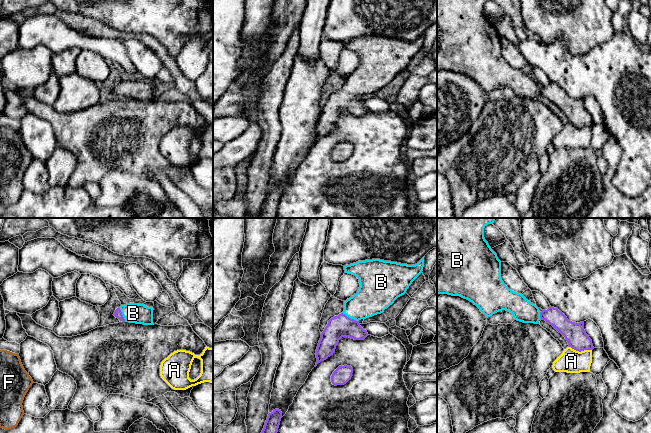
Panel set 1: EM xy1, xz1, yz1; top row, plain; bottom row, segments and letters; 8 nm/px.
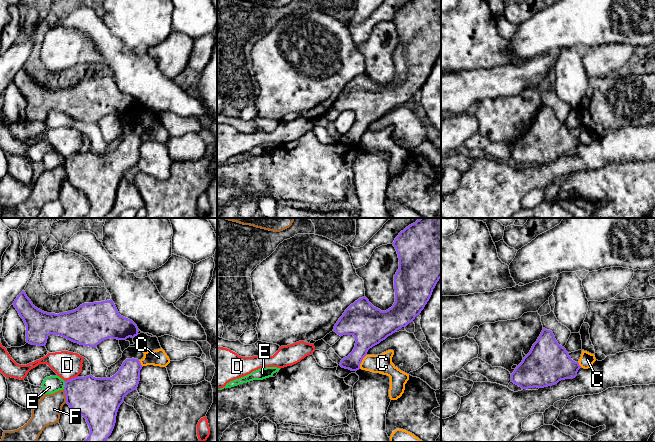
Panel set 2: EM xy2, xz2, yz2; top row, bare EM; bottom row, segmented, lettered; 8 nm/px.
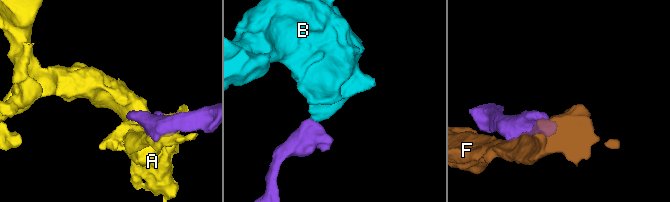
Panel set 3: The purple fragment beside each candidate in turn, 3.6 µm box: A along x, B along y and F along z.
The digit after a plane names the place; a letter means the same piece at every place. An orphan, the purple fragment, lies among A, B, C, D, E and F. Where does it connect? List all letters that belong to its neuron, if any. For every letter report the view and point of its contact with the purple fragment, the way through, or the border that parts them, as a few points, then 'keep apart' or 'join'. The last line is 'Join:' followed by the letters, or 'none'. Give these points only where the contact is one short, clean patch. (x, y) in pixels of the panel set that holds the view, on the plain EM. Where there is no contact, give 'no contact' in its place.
A: meets purple in yz1 at (580, 127); keep apart
B: meets purple in xz1 at (350, 94); runs through xz1 (339, 102), (342, 102), (350, 94), (373, 73); join
C: meets purple in xz2 at (361, 137); border along xz2 (366, 130), (359, 144); keep apart
D: meets purple in xy2 at (71, 155); keep apart
E: meets purple in xy2 at (65, 161); keep apart
F: meets purple in xy2 at (66, 172); keep apart
Join: B

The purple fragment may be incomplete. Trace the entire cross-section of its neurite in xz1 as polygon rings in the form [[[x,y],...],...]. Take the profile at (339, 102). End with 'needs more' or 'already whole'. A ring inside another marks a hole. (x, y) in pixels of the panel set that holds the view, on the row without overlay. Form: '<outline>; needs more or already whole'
[[[424,33],[415,41],[372,35],[344,42],[345,49],[355,51],[359,55],[360,63],[356,70],[344,77],[344,87],[331,94],[321,109],[315,129],[317,134],[315,143],[333,131],[342,113],[364,116],[368,109],[360,102],[359,97],[383,89],[398,73],[406,69],[412,58],[422,49],[423,43]]]; needs more

